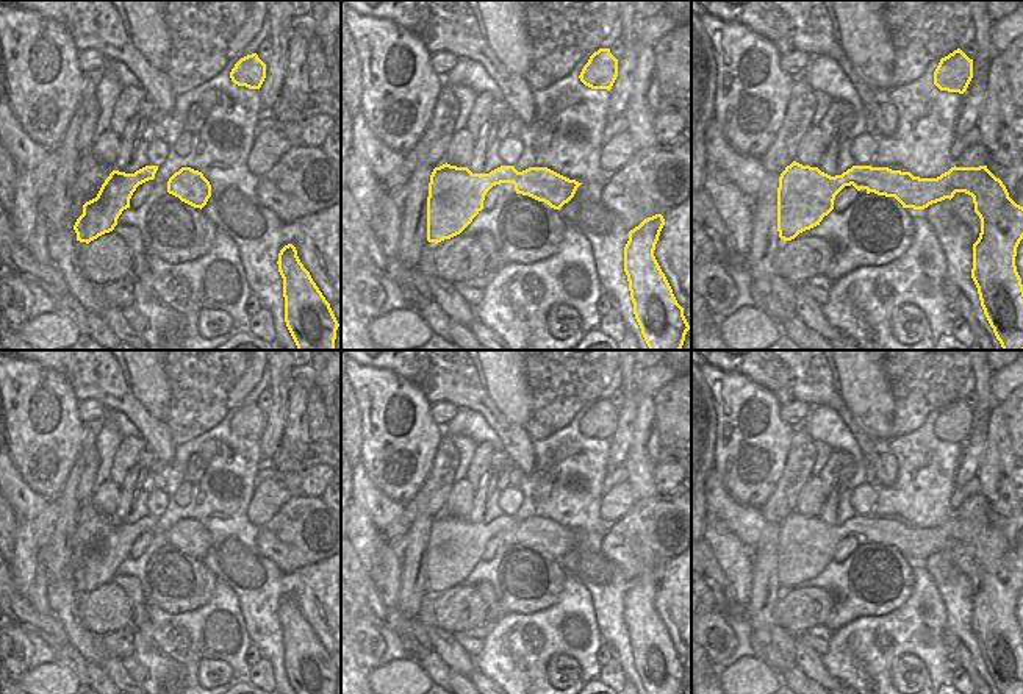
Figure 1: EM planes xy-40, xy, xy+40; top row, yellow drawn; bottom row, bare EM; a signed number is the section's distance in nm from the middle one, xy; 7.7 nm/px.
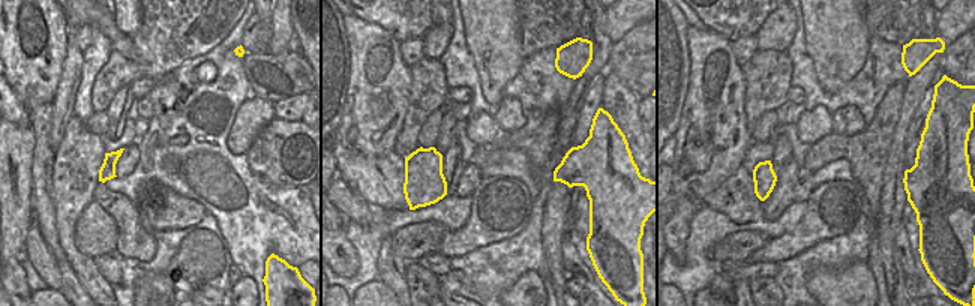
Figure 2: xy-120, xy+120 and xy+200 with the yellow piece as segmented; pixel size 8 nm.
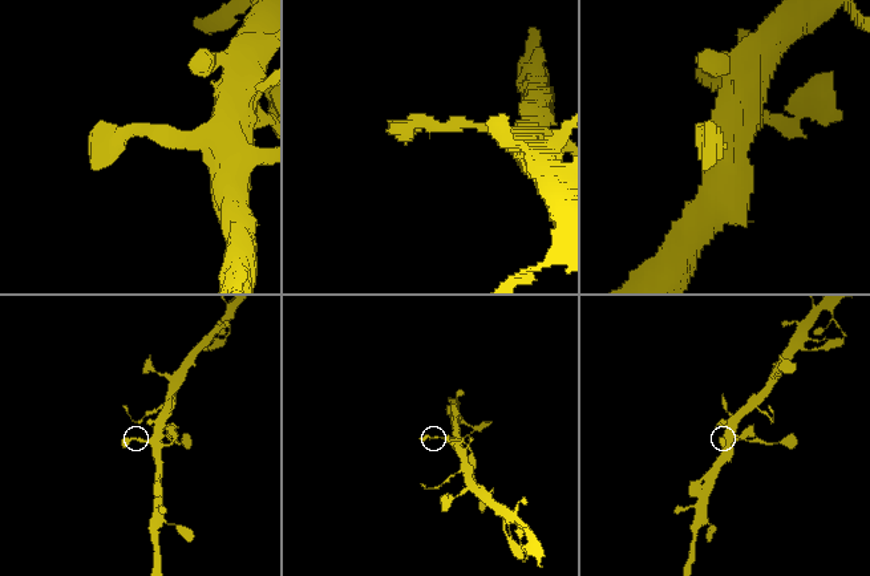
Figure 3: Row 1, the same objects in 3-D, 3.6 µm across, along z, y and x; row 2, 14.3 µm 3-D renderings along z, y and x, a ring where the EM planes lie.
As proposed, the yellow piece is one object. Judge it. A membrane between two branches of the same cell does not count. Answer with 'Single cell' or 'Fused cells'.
Single cell

